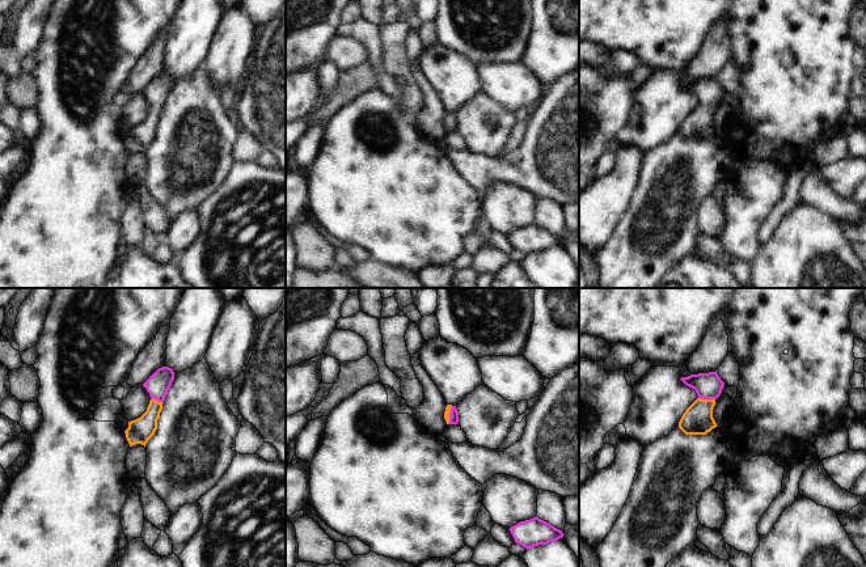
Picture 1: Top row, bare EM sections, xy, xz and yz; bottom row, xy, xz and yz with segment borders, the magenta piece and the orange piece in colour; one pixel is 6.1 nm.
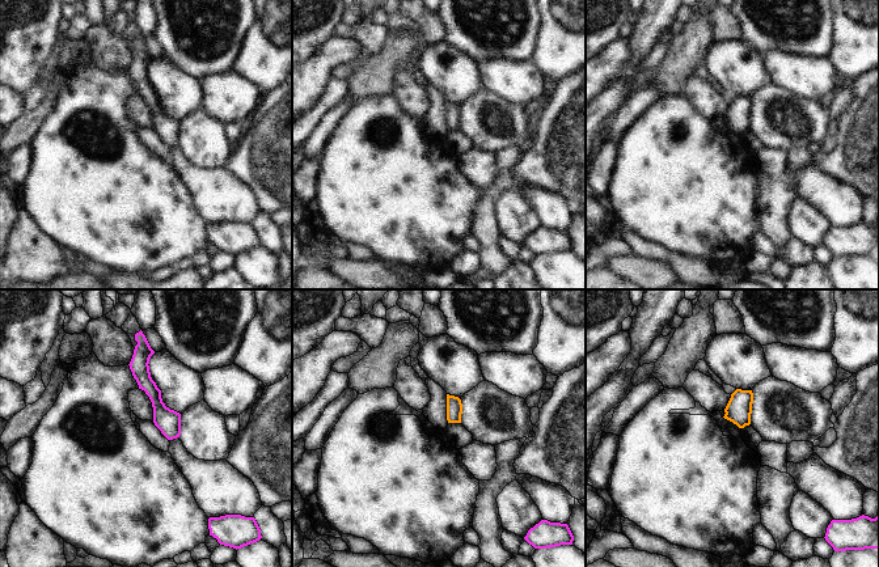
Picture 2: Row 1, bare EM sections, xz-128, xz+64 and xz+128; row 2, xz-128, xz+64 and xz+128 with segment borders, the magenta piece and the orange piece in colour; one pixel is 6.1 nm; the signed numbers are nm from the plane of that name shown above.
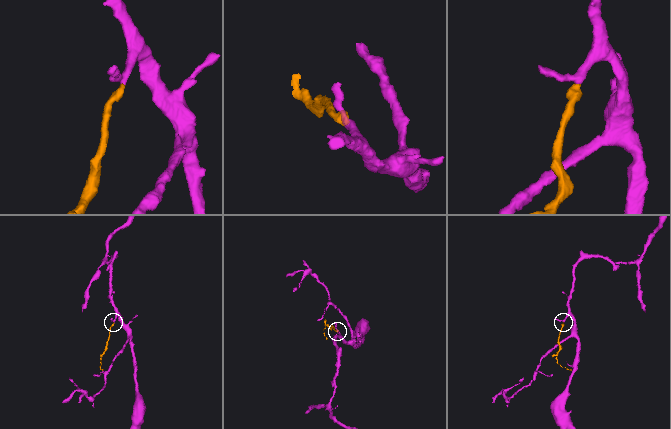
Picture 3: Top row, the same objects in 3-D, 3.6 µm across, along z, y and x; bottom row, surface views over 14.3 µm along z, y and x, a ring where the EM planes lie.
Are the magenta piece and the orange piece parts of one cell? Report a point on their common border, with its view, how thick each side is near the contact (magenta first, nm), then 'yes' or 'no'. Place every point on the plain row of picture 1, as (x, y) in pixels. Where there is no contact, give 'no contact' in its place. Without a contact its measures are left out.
meets magenta in yz at (706, 105); 160 nm thick on the magenta side, 190 nm on the other; yes

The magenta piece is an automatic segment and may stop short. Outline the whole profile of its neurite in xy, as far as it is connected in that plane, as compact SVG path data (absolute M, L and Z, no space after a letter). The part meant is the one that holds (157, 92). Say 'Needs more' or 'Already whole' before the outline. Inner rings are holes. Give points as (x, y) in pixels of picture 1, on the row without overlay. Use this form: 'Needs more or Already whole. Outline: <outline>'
Needs more. Outline: M169 73L159 75L152 80L143 93L149 100L151 107L147 118L138 126L128 128L128 135L124 137L130 153L141 151L145 153L148 147L157 136L157 127L162 117L162 109L174 86L174 79Z

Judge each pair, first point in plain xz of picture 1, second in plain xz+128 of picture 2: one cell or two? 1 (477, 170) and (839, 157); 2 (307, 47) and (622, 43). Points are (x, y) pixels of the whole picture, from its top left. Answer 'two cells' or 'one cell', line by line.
1: one cell
2: two cells

